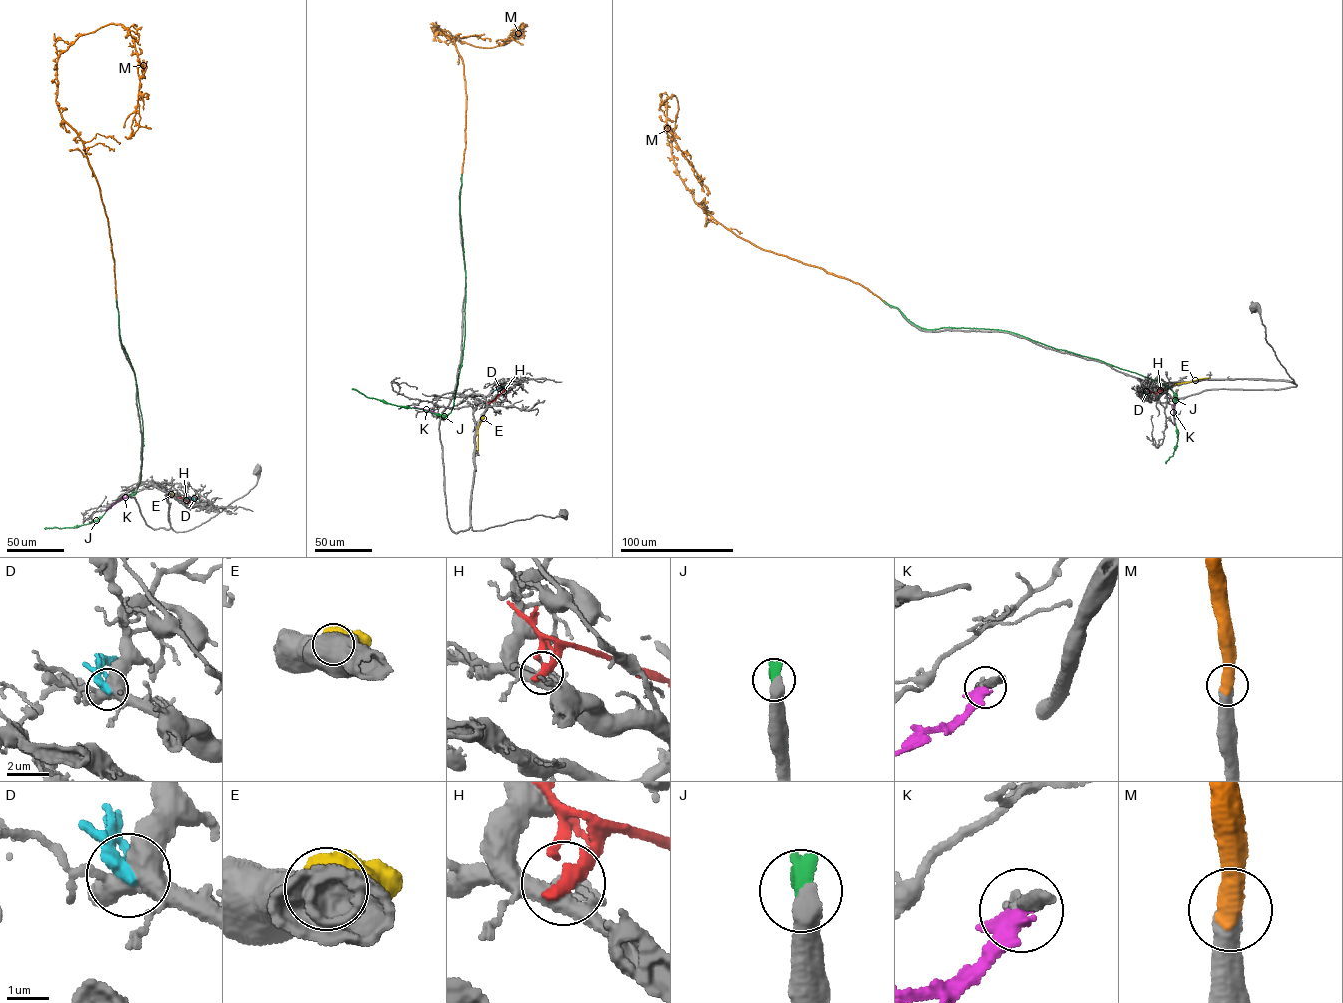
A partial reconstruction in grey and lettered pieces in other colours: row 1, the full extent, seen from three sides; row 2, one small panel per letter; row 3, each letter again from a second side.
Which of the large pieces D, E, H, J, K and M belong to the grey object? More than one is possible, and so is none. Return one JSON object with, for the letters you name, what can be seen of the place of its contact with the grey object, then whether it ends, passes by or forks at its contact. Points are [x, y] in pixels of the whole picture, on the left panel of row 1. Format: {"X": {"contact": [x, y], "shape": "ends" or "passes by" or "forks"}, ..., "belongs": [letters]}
{"M": {"contact": [116, 298], "shape": "ends"}, "belongs": ["M"]}

